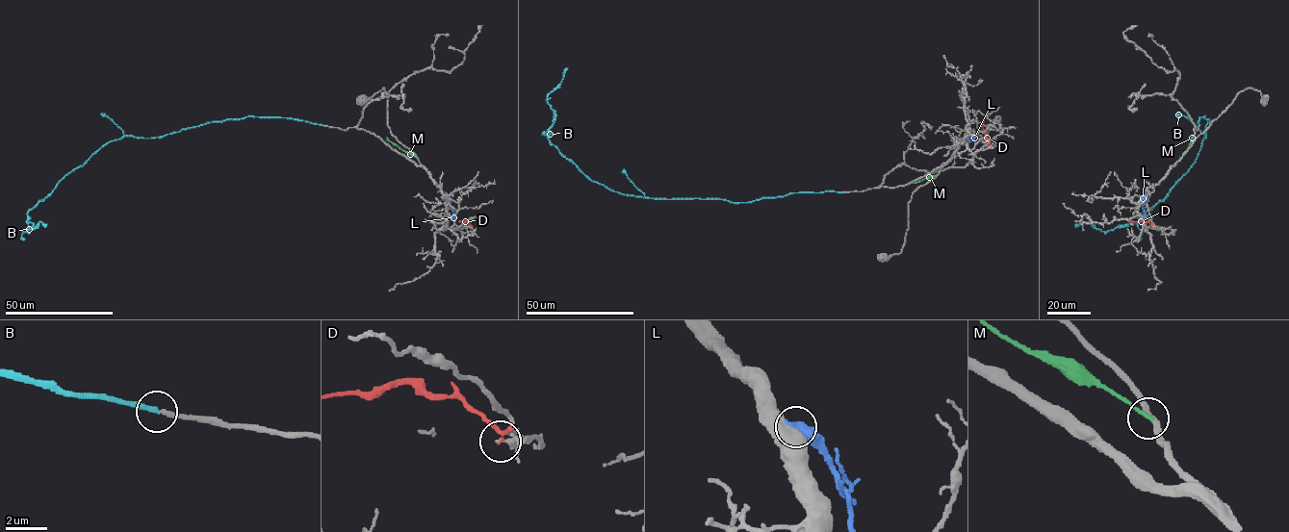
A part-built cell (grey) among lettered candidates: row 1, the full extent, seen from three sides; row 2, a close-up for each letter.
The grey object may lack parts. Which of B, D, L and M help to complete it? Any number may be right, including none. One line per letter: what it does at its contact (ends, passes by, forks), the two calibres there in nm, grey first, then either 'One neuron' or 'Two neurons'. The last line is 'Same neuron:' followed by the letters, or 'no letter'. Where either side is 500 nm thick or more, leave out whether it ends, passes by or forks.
B: It ends there. Thickness 200 nm (grey) against 240 nm. One neuron
D: It ends there. Thickness 130 nm (grey) against 200 nm. Two neurons
L: Thickness 850 nm (grey) against 600 nm. Two neurons
M: It ends there. Thickness 260 nm (grey) against 170 nm. Two neurons
Same neuron: B

